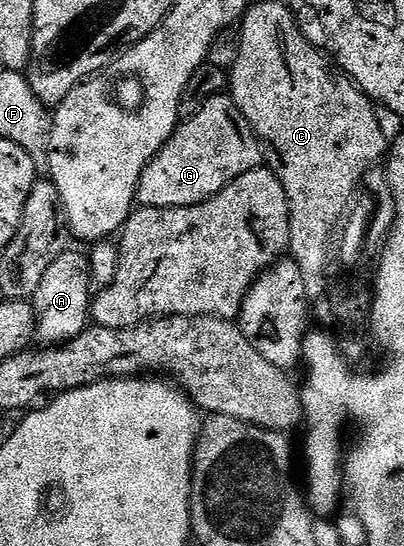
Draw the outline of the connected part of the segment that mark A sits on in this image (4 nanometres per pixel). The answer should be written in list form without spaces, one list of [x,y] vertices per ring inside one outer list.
[[[57,252],[52,262],[46,267],[46,271],[42,275],[40,285],[34,294],[34,333],[38,338],[41,337],[45,346],[59,345],[65,341],[71,340],[84,332],[86,325],[84,321],[90,313],[90,278],[86,268],[86,257],[80,253],[64,253]]]

